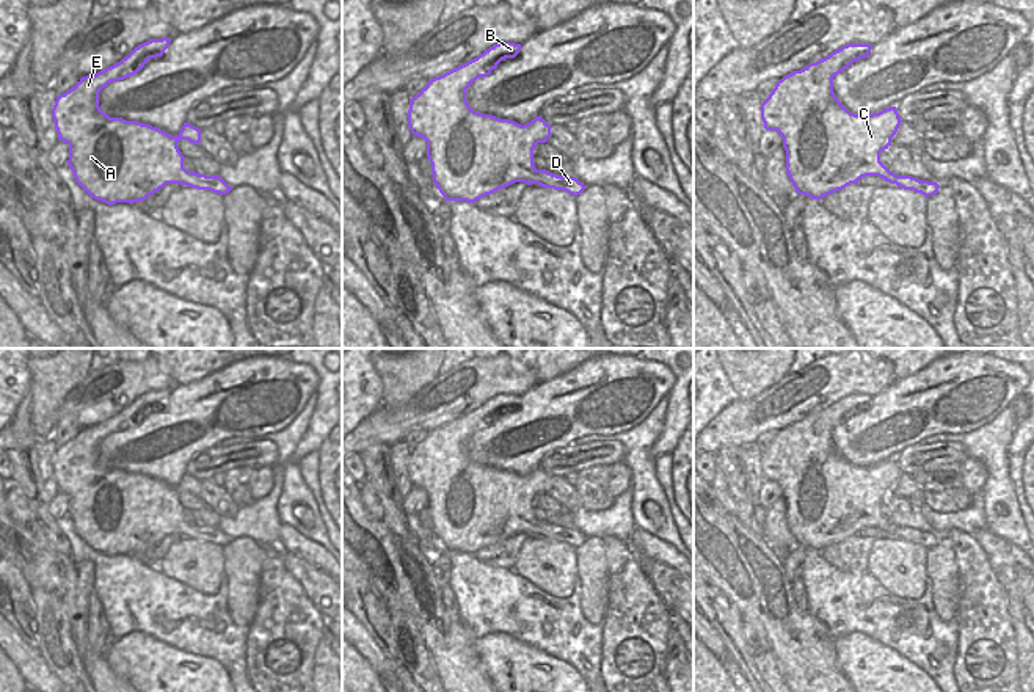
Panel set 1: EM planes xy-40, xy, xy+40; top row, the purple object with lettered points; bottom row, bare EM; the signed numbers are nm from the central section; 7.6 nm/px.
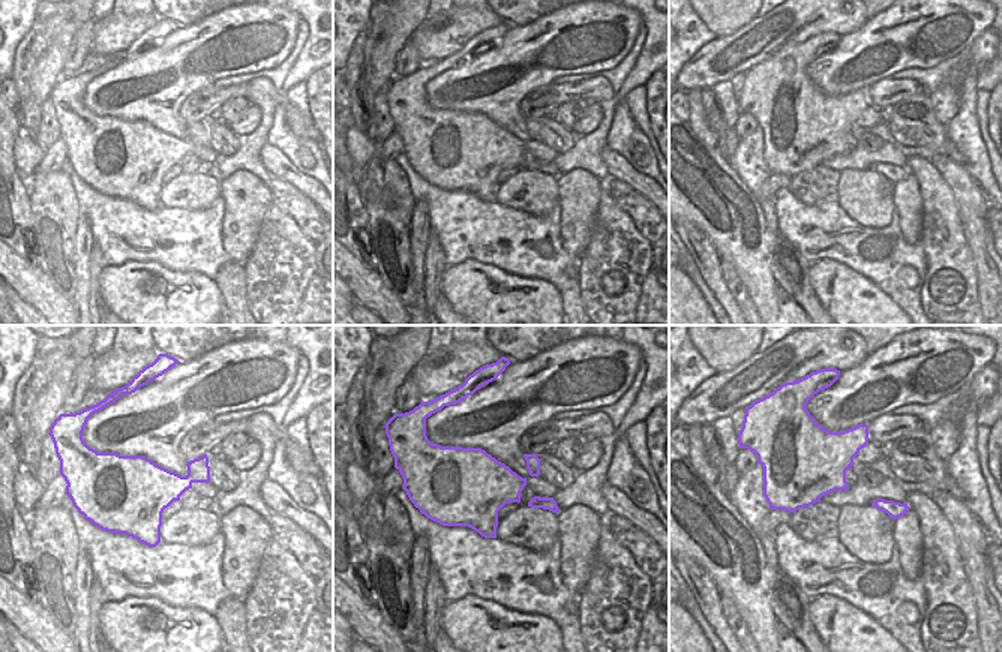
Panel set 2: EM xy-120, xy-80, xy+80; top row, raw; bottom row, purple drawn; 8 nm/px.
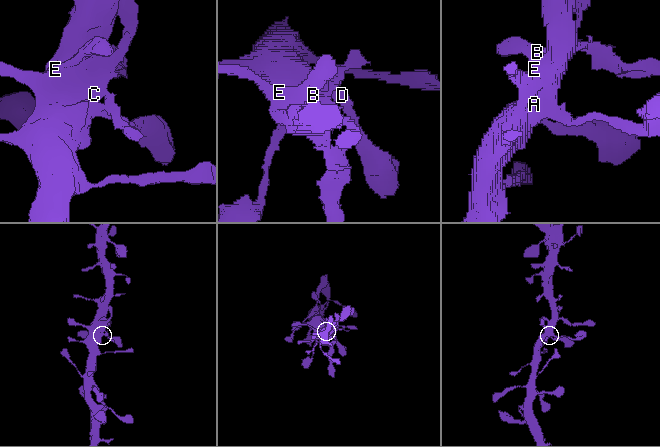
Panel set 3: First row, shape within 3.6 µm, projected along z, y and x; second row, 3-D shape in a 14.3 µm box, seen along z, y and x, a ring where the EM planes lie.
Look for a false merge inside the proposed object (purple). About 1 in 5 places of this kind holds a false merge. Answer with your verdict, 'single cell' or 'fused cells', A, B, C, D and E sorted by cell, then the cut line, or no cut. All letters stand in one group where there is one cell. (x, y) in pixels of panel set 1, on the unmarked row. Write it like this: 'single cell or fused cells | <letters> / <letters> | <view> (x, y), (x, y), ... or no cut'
single cell | A B C D E | no cut

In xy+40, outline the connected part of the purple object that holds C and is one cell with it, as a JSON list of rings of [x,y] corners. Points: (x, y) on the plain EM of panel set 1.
[[[861,394],[847,395],[800,422],[785,427],[761,455],[764,480],[777,482],[783,490],[786,524],[797,546],[822,551],[850,535],[858,535],[866,527],[879,527],[896,535],[897,540],[913,541],[926,549],[938,543],[937,534],[897,527],[880,513],[880,504],[891,497],[891,490],[902,474],[896,458],[872,466],[855,466],[843,458],[833,444],[833,428],[854,413],[866,410],[871,399]]]

